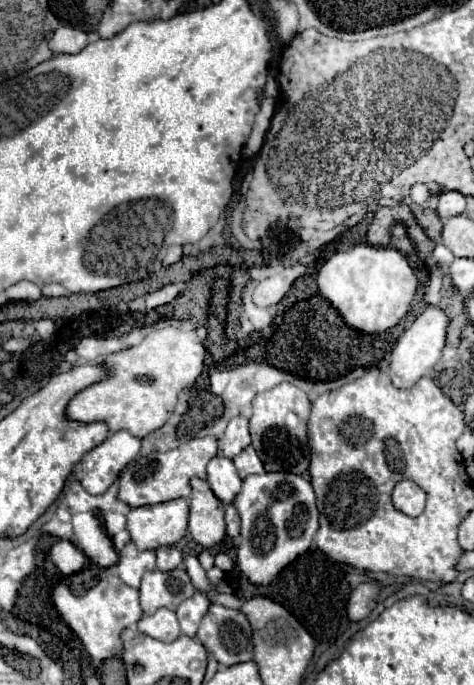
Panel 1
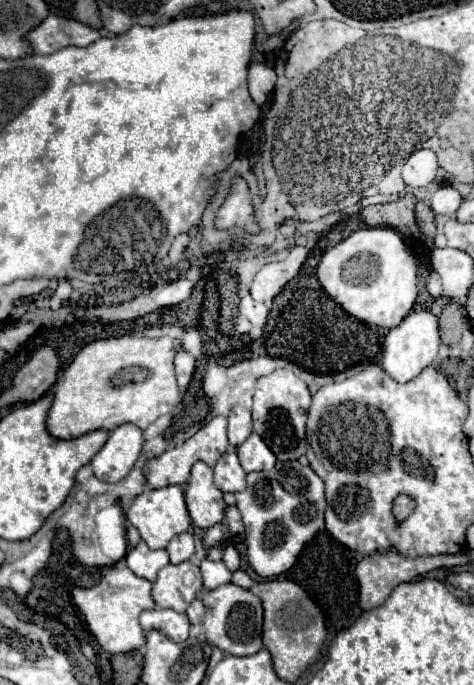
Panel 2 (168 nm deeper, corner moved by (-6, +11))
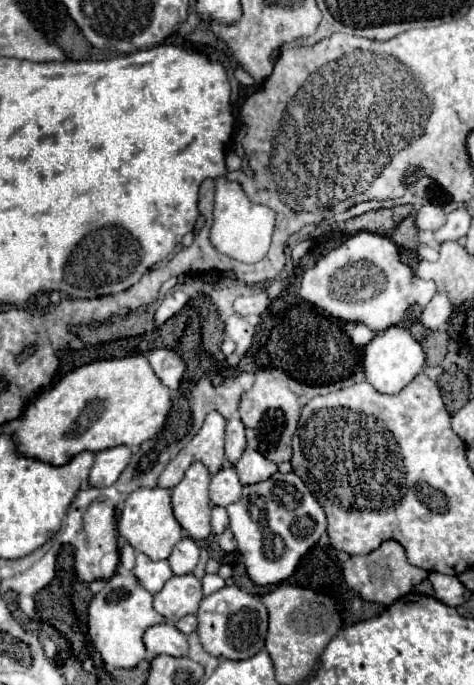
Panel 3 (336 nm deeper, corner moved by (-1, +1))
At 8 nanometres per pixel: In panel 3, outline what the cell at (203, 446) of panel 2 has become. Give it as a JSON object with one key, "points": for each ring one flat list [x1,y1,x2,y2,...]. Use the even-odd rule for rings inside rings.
{"points":[[209,412,201,430,195,438,177,454,175,460,167,464,159,476,159,488,173,488,191,466,191,462,203,462,211,474,217,474,223,466,223,436,225,436,225,418,219,412]]}

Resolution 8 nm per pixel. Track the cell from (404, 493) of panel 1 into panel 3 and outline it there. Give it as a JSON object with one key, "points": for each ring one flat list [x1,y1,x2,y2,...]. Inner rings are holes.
{"points":[[383,542,377,550,363,554,363,556,351,556,343,564,343,578,349,588,357,590,363,600,379,602,379,604,393,604,397,598,409,594,413,586,423,582,427,578,427,572,423,568,411,566,407,562,405,550,397,542]]}

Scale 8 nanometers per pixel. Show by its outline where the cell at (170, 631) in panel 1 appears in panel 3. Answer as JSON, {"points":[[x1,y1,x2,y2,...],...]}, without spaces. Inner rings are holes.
{"points":[[163,622,157,626,151,626,145,636,145,646,151,658,159,654,169,654,169,656,187,656,187,636,179,632,171,622]]}

